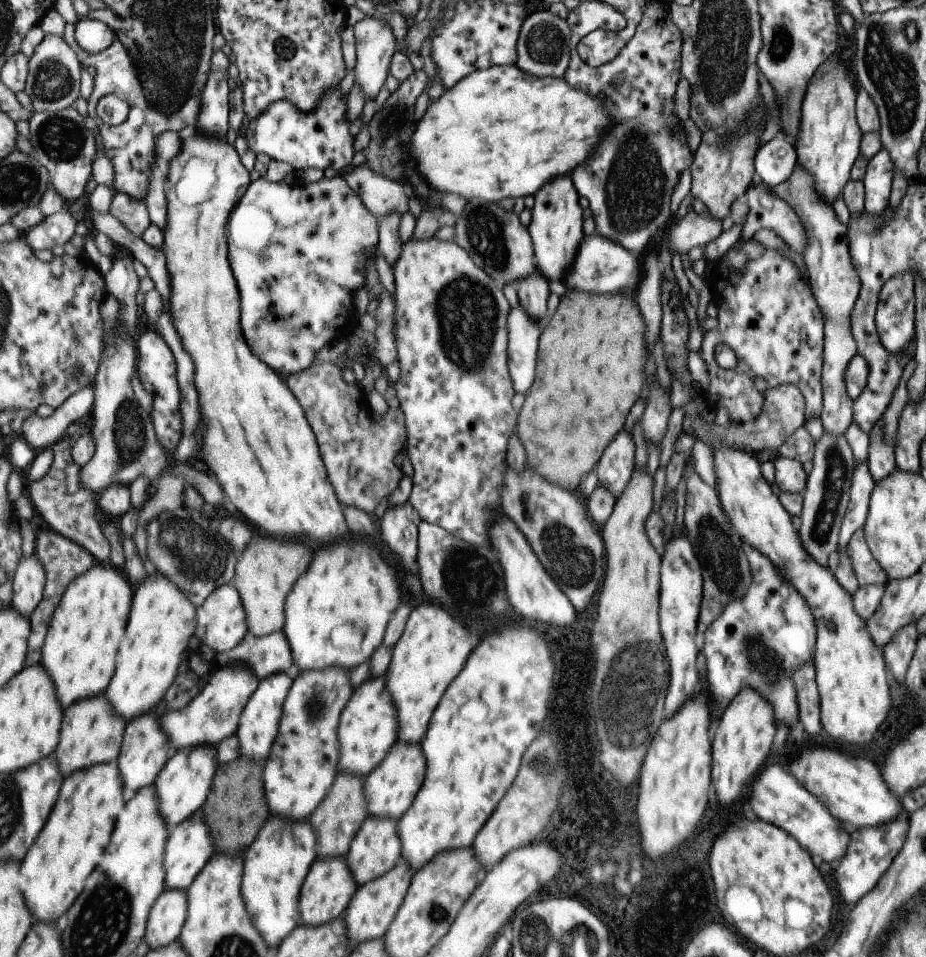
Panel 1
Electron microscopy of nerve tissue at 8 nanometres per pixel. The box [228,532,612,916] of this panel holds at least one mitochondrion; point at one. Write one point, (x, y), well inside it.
(467, 576)

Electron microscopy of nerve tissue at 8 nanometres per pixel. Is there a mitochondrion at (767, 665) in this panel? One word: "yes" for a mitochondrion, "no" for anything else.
yes

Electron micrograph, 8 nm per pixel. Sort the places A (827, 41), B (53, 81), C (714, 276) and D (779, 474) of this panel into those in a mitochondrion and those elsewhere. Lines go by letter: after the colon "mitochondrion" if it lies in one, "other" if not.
A: other
B: mitochondrion
C: other
D: other

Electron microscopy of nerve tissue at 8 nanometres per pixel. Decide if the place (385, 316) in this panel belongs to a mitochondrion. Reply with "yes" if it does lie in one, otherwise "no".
yes

